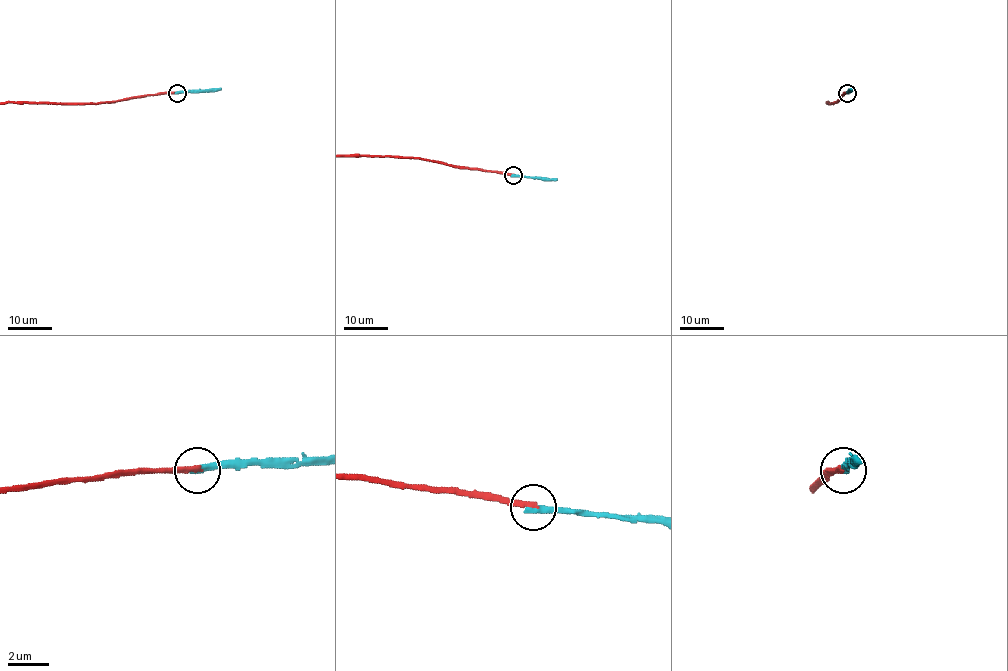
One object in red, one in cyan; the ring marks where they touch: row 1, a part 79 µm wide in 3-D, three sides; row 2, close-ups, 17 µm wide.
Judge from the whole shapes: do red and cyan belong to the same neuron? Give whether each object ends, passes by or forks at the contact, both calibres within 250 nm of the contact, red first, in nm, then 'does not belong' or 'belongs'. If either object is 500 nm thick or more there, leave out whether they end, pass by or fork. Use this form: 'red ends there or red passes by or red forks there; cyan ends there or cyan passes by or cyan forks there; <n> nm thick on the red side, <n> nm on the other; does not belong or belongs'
red ends there; cyan ends there; 240 nm thick on the red side, 360 nm on the other; does not belong

